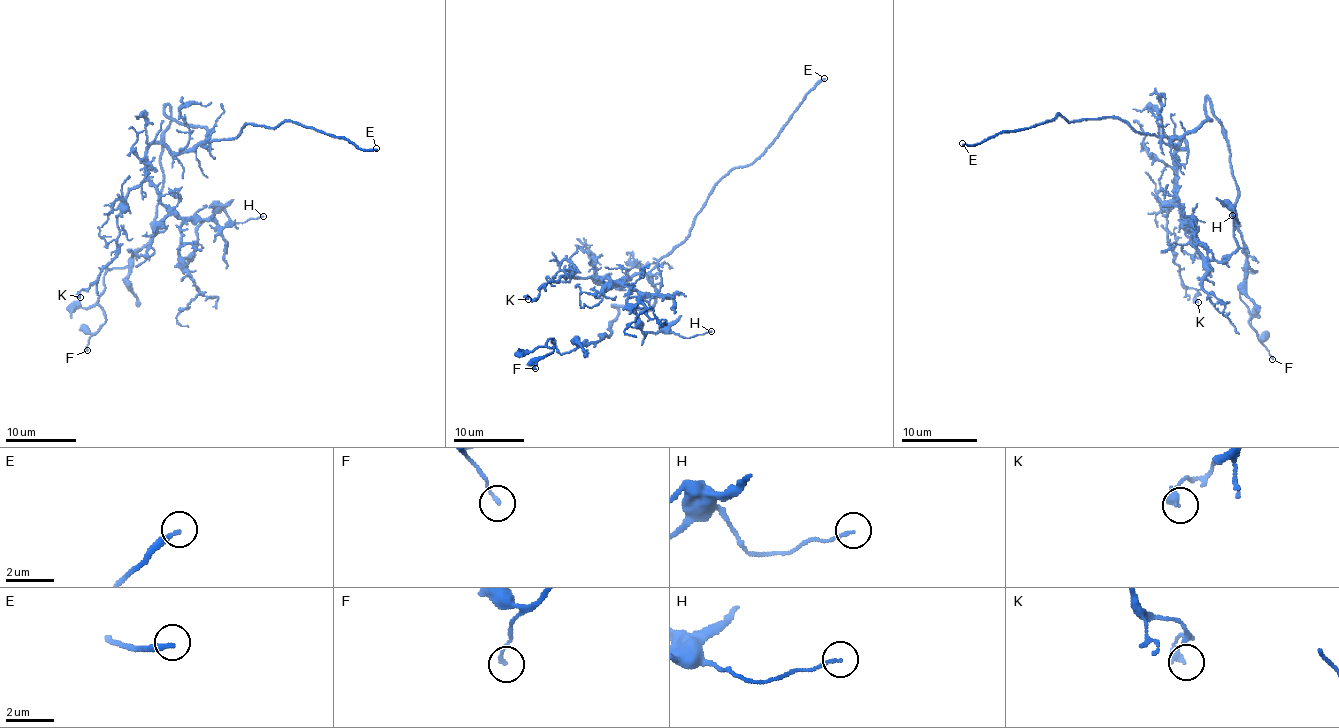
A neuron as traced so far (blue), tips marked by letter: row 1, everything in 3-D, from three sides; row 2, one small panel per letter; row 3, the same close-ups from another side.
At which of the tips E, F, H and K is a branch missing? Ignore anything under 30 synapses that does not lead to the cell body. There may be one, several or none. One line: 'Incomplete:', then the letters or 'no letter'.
Incomplete: E

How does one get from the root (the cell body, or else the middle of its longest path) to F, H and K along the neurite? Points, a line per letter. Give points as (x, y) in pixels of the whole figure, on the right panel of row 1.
F: (1206, 121), (1208, 96), (1230, 155), (1236, 228), (1255, 270), (1244, 279), (1240, 300), (1272, 359)
H: (1206, 121), (1172, 145), (1185, 141), (1176, 149), (1176, 202), (1208, 260), (1238, 247), (1232, 215)
K: (1206, 121), (1172, 141), (1185, 147), (1183, 138), (1166, 217), (1174, 262), (1198, 302)

